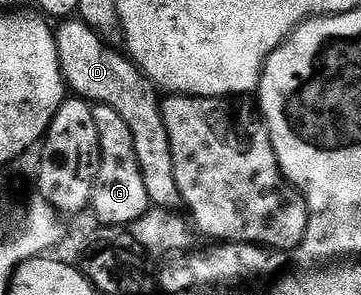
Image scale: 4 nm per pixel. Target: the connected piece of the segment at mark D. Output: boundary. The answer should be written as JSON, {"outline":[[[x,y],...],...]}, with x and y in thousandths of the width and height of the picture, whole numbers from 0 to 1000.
{"outline":[[[180,61],[161,81],[169,85],[155,85],[152,119],[183,302],[205,329],[330,373],[363,441],[363,468],[374,468],[374,522],[385,536],[385,576],[396,576],[396,631],[407,631],[416,695],[488,708],[504,675],[479,600],[474,481],[452,414],[438,302],[355,186],[332,190],[319,166],[299,163],[294,125],[233,68]]]}

